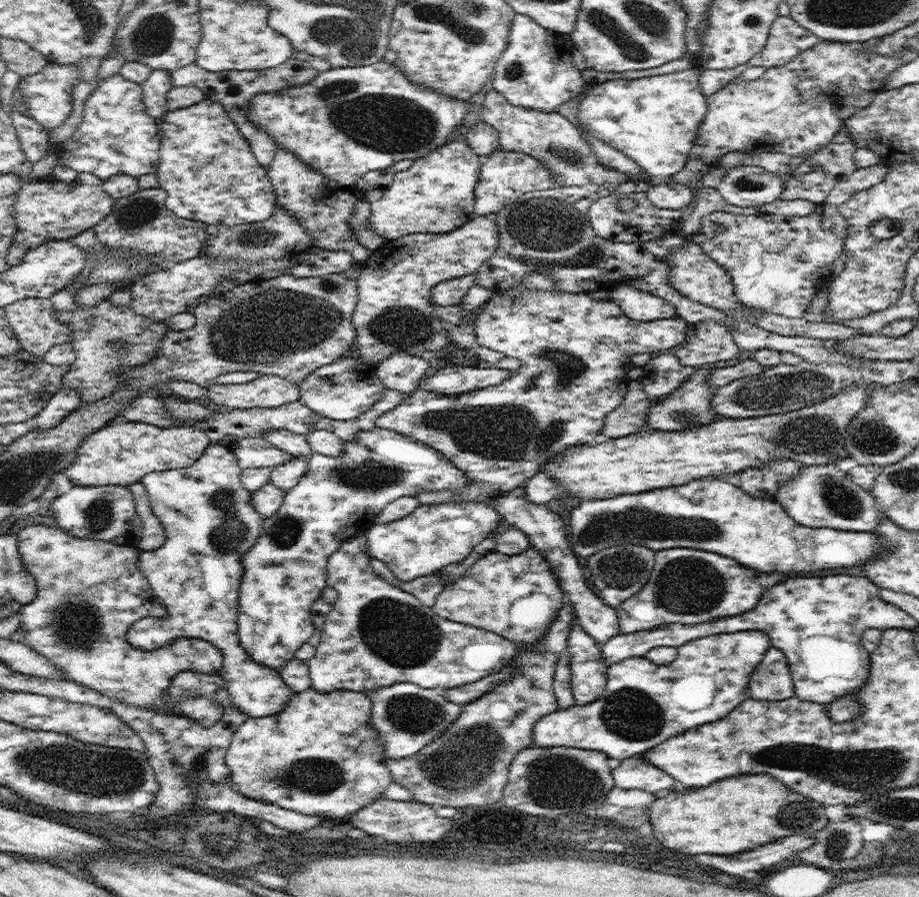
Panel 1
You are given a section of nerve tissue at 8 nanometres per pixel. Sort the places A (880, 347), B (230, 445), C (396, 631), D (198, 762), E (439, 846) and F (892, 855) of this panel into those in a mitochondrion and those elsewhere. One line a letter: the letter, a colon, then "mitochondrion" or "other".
A: other
B: other
C: mitochondrion
D: mitochondrion
E: other
F: other

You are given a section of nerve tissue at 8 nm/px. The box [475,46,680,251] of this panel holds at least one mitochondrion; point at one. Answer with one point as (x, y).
(556, 152)

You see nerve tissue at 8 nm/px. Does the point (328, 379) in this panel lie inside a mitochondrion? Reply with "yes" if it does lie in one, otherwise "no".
yes

